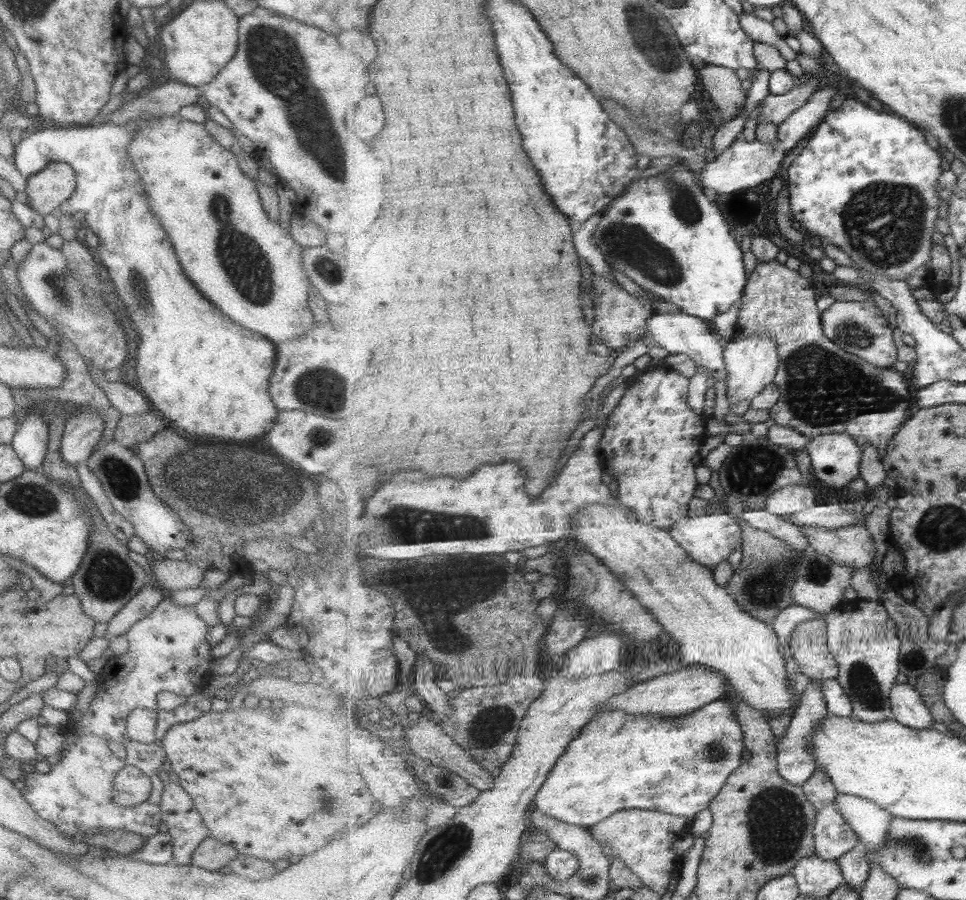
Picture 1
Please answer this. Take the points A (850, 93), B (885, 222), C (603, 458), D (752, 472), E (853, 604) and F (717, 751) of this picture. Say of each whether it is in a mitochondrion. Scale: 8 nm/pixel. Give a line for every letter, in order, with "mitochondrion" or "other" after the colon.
A: other
B: mitochondrion
C: other
D: mitochondrion
E: other
F: mitochondrion

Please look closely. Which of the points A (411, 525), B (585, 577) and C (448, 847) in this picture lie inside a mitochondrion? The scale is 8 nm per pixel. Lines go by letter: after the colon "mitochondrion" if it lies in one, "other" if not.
A: mitochondrion
B: mitochondrion
C: mitochondrion

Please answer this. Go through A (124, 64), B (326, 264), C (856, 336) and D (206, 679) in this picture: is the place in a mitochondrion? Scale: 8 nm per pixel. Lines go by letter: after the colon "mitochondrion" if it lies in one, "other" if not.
A: other
B: mitochondrion
C: mitochondrion
D: other

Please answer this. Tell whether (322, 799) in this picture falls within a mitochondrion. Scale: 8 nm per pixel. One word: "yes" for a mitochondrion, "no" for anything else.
yes

